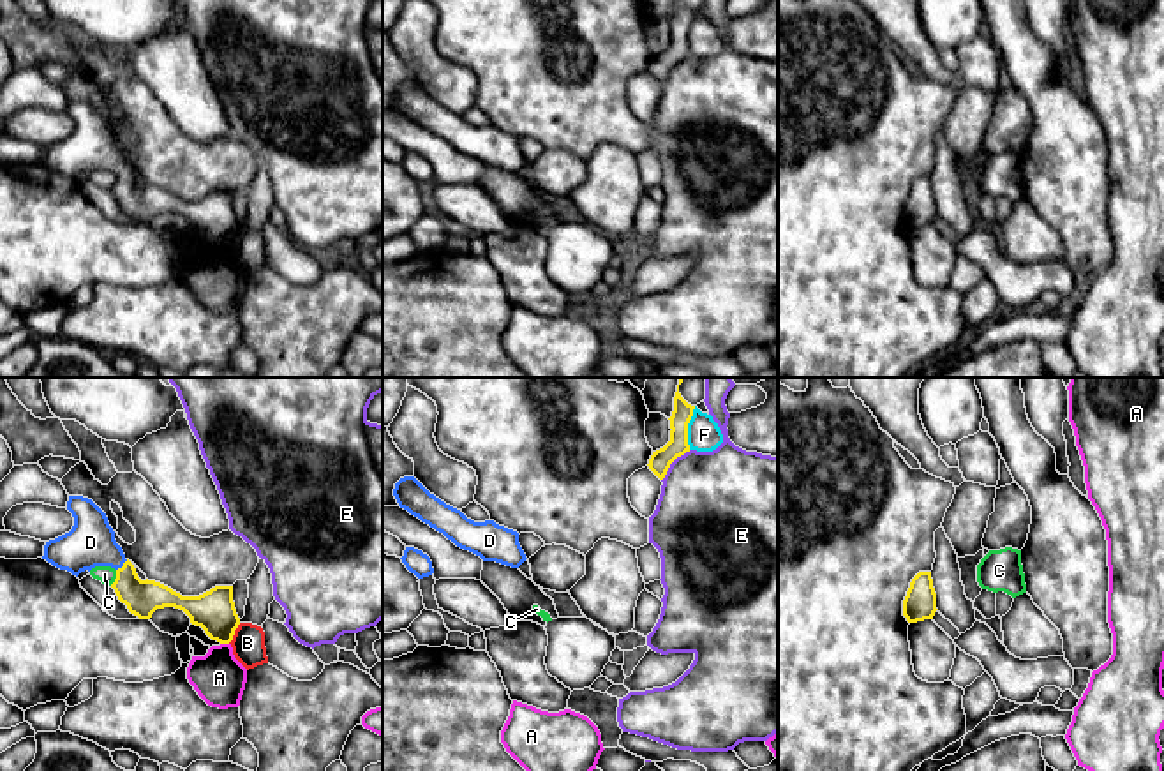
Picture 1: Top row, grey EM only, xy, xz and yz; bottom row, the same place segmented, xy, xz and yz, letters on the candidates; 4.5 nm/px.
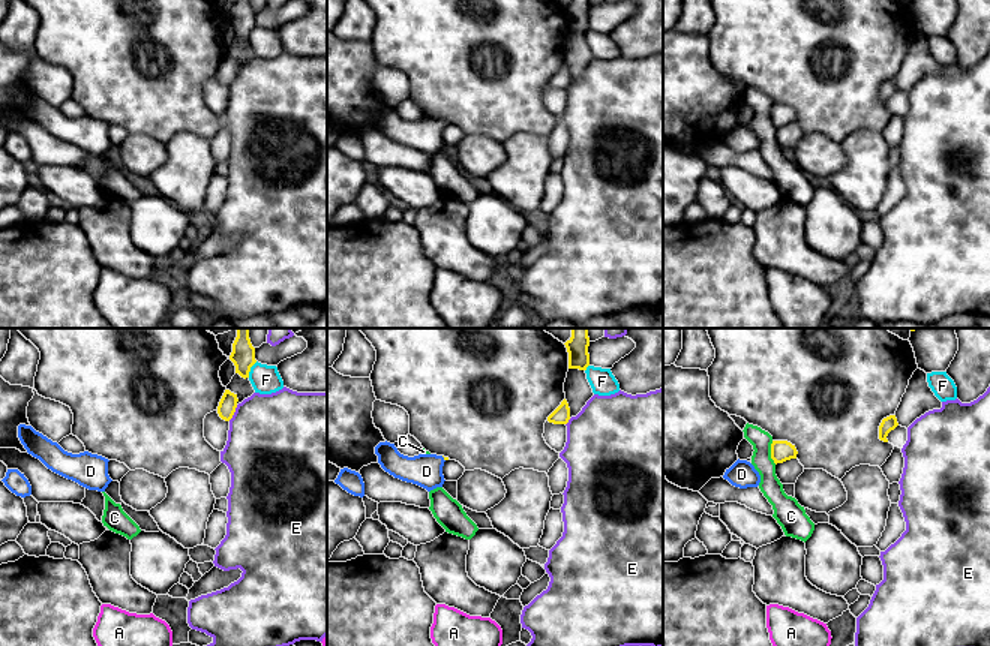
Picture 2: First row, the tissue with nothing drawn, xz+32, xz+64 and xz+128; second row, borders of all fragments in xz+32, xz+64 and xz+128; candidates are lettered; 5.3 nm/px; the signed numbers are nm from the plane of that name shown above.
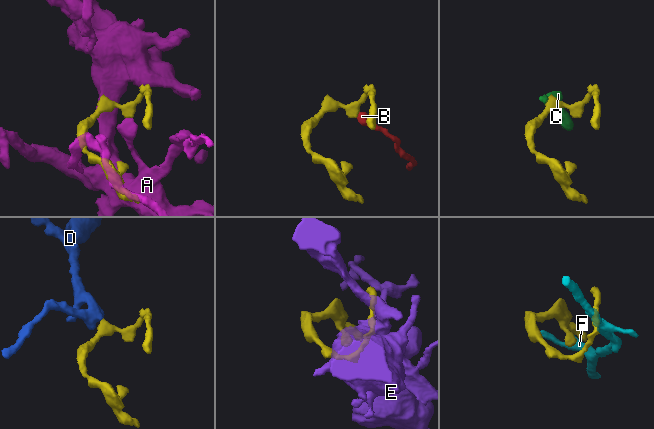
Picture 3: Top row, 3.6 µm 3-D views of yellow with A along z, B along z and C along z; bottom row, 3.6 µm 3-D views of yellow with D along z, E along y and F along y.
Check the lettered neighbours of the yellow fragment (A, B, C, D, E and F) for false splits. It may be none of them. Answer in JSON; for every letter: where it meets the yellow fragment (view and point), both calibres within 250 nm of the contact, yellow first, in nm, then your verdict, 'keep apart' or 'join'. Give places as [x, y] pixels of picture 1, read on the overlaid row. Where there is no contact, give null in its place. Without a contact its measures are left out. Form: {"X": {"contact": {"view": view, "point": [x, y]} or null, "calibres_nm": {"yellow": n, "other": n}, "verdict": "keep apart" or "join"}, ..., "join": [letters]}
{"A": {"contact": {"view": "xy", "point": [224, 643]}, "calibres_nm": {"yellow": 190, "other": 240}, "verdict": "keep apart"}, "B": {"contact": {"view": "xy", "point": [233, 634]}, "calibres_nm": {"yellow": 190, "other": 150}, "verdict": "keep apart"}, "C": {"contact": {"view": "xy", "point": [117, 577]}, "calibres_nm": {"yellow": 160, "other": 80}, "verdict": "keep apart"}, "D": {"contact": {"view": "xy", "point": [124, 565]}, "calibres_nm": {"yellow": 160, "other": 220}, "verdict": "join"}, "E": {"contact": {"view": "xz", "point": [672, 461]}, "calibres_nm": {"yellow": 100, "other": 460}, "verdict": "keep apart"}, "F": {"contact": {"view": "xz", "point": [686, 427]}, "calibres_nm": {"yellow": 100, "other": 150}, "verdict": "keep apart"}, "join": ["D"]}

